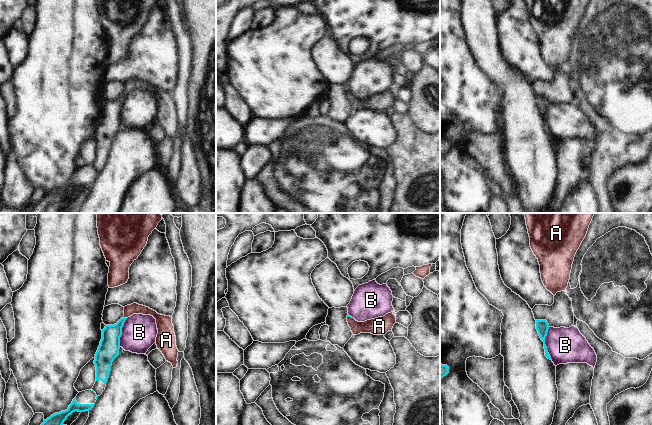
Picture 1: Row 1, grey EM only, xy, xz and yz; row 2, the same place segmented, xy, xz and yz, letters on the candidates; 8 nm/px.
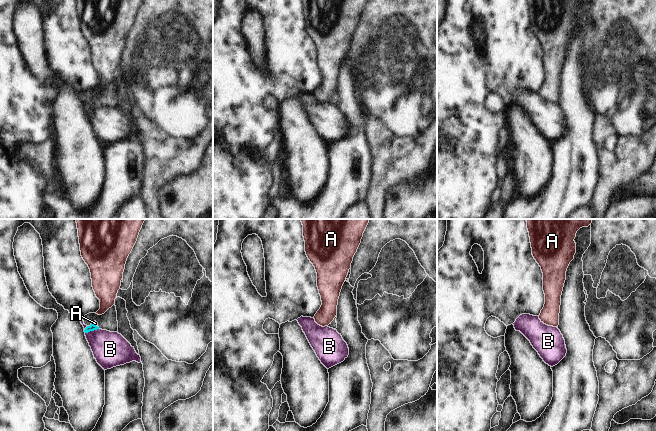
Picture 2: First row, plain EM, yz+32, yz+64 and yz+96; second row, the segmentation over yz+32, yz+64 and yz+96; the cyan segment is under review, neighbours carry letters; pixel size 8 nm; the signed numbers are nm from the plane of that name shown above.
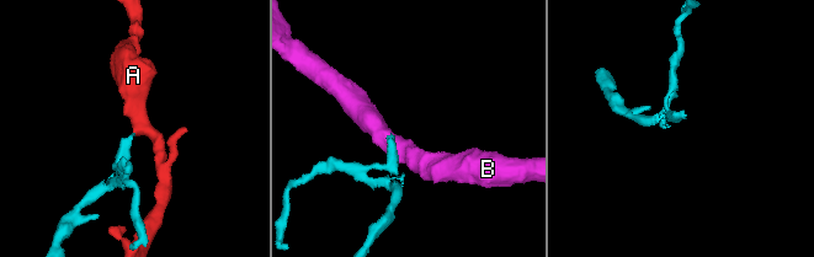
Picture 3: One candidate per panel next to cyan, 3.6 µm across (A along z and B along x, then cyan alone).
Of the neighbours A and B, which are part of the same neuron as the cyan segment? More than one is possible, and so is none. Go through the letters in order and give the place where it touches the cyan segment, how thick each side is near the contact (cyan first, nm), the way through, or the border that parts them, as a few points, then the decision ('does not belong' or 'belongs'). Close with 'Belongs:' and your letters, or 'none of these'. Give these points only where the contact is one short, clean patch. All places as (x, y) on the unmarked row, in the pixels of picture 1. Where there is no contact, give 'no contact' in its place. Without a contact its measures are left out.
A: contact xy (125, 94); calibres 160 and 90 nm; way xy (110, 119), (111, 110), (125, 94), (129, 86); belongs
B: contact yz (544, 119); calibres 110 and 280 nm; border yz (548, 103), (545, 122), (551, 135); does not belong
Belongs: A

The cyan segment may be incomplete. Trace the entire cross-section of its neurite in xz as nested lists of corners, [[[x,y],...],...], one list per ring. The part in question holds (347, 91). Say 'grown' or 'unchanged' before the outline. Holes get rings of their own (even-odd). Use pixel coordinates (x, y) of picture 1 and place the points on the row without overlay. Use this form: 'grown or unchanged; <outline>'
grown; [[[393,88],[388,89],[383,93],[367,96],[365,98],[358,98],[349,91],[347,91],[346,95],[353,111],[358,111],[360,109],[385,111],[388,107],[392,107],[392,104],[396,99],[396,92]]]

